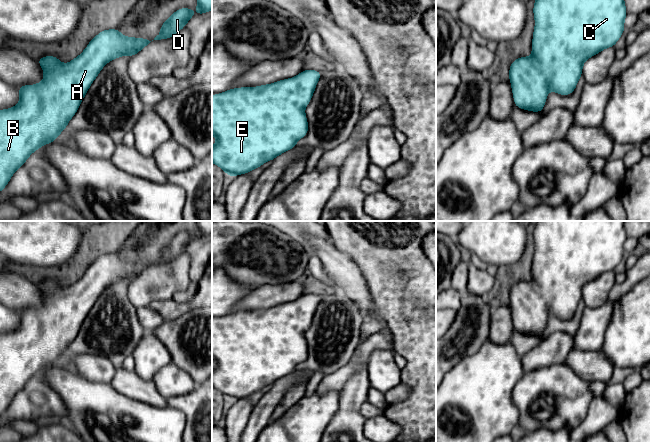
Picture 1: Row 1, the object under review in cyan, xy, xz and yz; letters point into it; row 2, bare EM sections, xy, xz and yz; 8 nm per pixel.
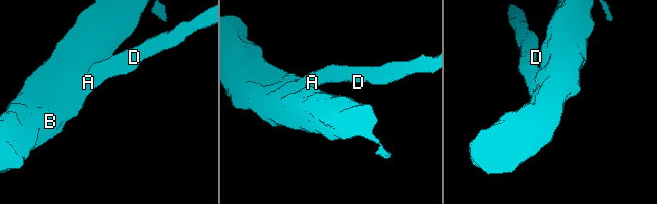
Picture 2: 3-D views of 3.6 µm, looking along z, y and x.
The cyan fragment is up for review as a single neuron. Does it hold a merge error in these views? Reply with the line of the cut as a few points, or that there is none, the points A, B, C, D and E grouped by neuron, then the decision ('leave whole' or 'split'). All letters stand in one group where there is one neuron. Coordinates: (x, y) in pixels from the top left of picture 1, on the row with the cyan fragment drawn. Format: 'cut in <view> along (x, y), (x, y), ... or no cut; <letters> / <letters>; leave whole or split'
no cut; A B C D E; leave whole

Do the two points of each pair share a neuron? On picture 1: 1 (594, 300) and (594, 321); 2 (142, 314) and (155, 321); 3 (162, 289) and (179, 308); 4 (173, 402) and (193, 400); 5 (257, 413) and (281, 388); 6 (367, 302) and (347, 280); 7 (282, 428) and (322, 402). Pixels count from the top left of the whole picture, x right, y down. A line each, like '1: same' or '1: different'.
1: different
2: same
3: different
4: same
5: same
6: same
7: same

